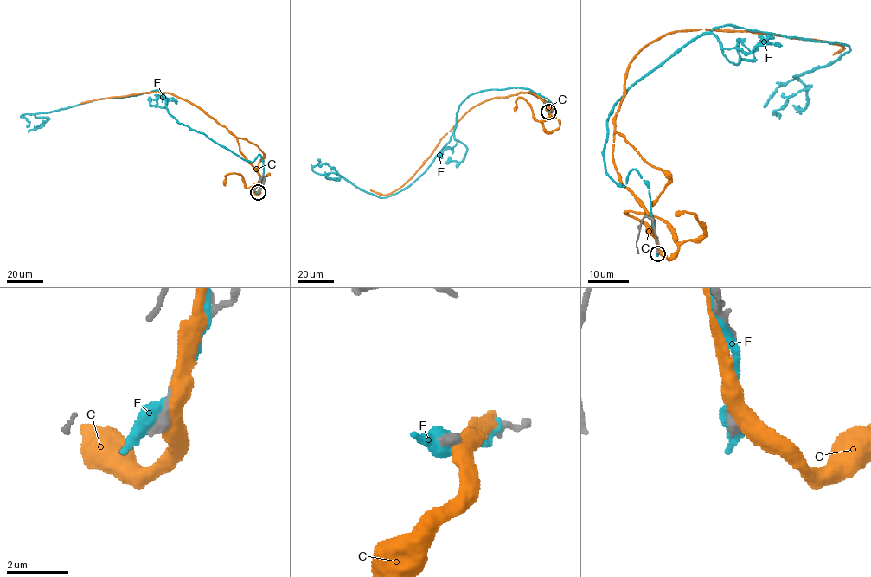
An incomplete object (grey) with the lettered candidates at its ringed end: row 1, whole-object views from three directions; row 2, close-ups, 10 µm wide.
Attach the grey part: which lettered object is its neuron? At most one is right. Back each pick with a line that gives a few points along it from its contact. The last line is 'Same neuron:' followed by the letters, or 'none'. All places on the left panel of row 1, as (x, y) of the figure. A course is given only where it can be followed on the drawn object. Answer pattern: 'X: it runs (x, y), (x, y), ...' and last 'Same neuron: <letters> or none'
Same neuron: none

